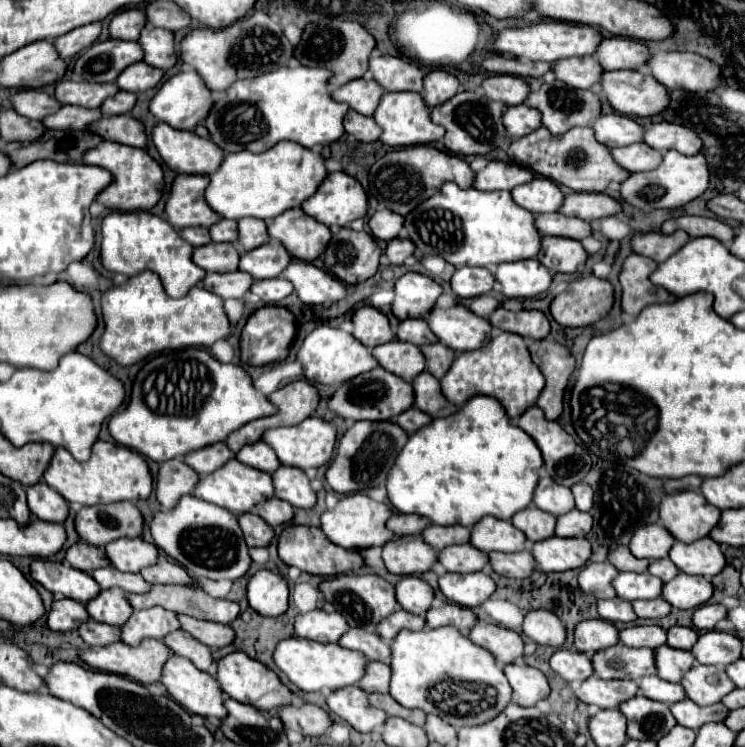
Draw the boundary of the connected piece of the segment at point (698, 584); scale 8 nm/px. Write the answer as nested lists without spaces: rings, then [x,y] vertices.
[[[680,571],[672,581],[664,583],[662,597],[674,609],[696,609],[712,597],[712,583],[706,577],[692,577]]]

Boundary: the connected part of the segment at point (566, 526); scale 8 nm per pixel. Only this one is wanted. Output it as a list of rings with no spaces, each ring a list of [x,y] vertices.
[[[572,509],[556,519],[556,535],[560,537],[584,537],[592,529],[592,515]]]

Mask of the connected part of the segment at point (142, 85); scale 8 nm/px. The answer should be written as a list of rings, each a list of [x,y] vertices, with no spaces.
[[[140,61],[140,63],[132,63],[130,67],[126,67],[118,79],[116,79],[116,85],[122,89],[122,91],[130,91],[130,93],[140,93],[140,91],[146,91],[146,89],[152,89],[154,85],[160,83],[164,71],[156,69],[156,67],[150,67],[148,63]]]

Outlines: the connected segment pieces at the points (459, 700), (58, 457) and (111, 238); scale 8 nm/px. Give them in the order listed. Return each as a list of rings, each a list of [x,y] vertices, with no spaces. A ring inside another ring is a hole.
[[[452,627],[422,629],[422,631],[402,629],[392,643],[390,669],[392,669],[390,695],[394,701],[398,701],[402,707],[408,709],[422,709],[424,713],[434,713],[456,729],[464,725],[480,725],[496,717],[496,713],[500,713],[508,705],[512,695],[512,689],[502,673],[502,667],[498,667],[492,653],[474,645],[468,637],[460,635],[460,631]]]
[[[96,441],[92,445],[92,455],[88,461],[76,461],[64,447],[56,447],[44,473],[44,481],[54,491],[58,491],[68,502],[69,509],[74,509],[76,513],[82,507],[96,503],[148,499],[148,495],[152,493],[152,477],[144,457],[124,445],[108,441]]]
[[[110,211],[102,221],[102,265],[112,273],[124,273],[128,277],[150,269],[160,275],[164,291],[170,297],[184,297],[206,275],[204,269],[192,263],[192,249],[166,219],[148,211]]]

